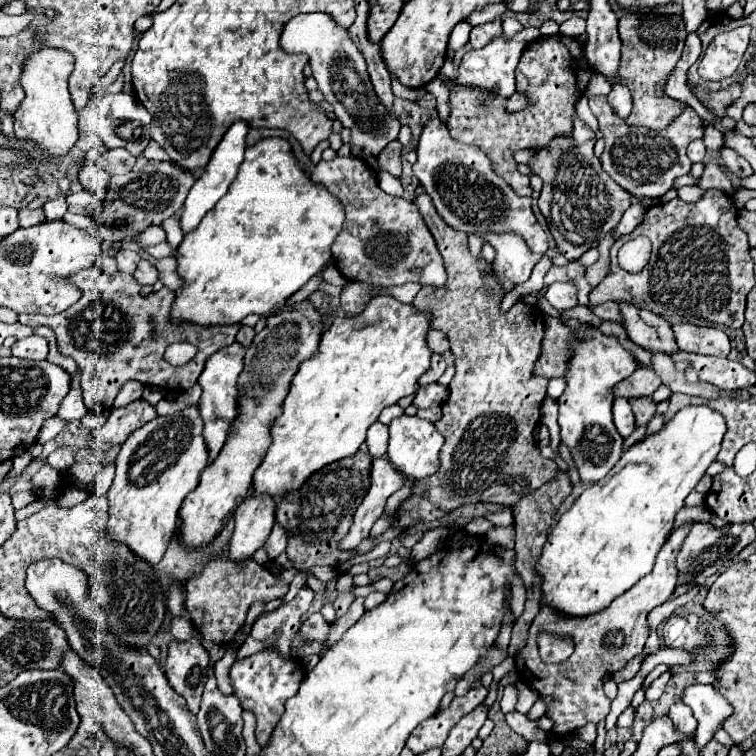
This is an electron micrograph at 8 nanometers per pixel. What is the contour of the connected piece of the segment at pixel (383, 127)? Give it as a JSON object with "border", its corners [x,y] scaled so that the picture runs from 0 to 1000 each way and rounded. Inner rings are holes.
{"border":[[[414,16],[414,19],[396,19],[385,24],[372,42],[369,53],[372,63],[380,71],[406,71],[409,85],[414,90],[414,101],[422,111],[422,119],[430,124],[430,132],[438,135],[443,153],[454,161],[454,167],[464,169],[464,204],[467,206],[501,206],[501,201],[525,183],[530,161],[512,148],[488,108],[485,85],[472,63],[472,58],[464,53],[462,40],[451,37],[443,24],[433,16]]]}

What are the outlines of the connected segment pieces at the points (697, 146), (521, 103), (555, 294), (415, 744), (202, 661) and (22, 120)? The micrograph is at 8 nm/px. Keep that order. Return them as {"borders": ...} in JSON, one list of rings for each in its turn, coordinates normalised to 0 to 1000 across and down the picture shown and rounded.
{"borders":[[[[925,183],[925,185],[914,188],[909,204],[911,204],[911,212],[914,212],[914,214],[930,214],[930,209],[933,209],[933,204],[935,204],[935,196],[933,196],[930,185]]],[[[681,122],[673,132],[671,132],[671,146],[673,148],[687,148],[696,143],[696,127],[688,124],[687,122]]],[[[753,373],[747,376],[729,376],[721,386],[721,394],[737,407],[737,410],[753,410],[763,402],[763,381]]],[[[634,907],[634,910],[623,910],[610,923],[599,923],[594,937],[562,952],[560,958],[554,958],[554,963],[549,963],[549,968],[544,968],[538,979],[538,989],[544,989],[549,997],[565,995],[567,989],[583,989],[597,963],[602,963],[615,944],[620,944],[628,934],[634,934],[642,926],[642,921],[644,921],[644,910]]],[[[253,844],[247,849],[229,847],[224,852],[218,894],[229,913],[247,926],[247,937],[255,944],[263,942],[269,907],[274,902],[274,878],[276,862],[269,857],[263,844]]],[[[54,63],[36,74],[28,95],[28,114],[33,132],[20,148],[20,180],[44,185],[60,196],[67,206],[83,206],[104,183],[102,177],[102,148],[94,138],[89,106],[97,95],[97,71],[83,63]]]]}

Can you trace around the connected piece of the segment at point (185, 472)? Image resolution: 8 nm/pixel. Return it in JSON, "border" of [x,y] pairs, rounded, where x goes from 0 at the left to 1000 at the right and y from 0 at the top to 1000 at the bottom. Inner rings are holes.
{"border":[[[247,537],[226,550],[208,550],[179,569],[163,587],[152,608],[152,632],[142,651],[144,690],[149,714],[165,717],[184,738],[208,746],[234,701],[234,677],[242,659],[263,638],[263,624],[276,611],[276,593],[269,579],[269,553],[263,537]]]}

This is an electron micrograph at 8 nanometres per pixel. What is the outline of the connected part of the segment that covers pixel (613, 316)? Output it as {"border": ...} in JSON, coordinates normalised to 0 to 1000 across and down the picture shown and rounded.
{"border":[[[803,399],[803,402],[795,402],[795,405],[784,407],[784,415],[792,418],[795,423],[811,423],[811,426],[824,429],[824,415],[821,415],[819,399]]]}

